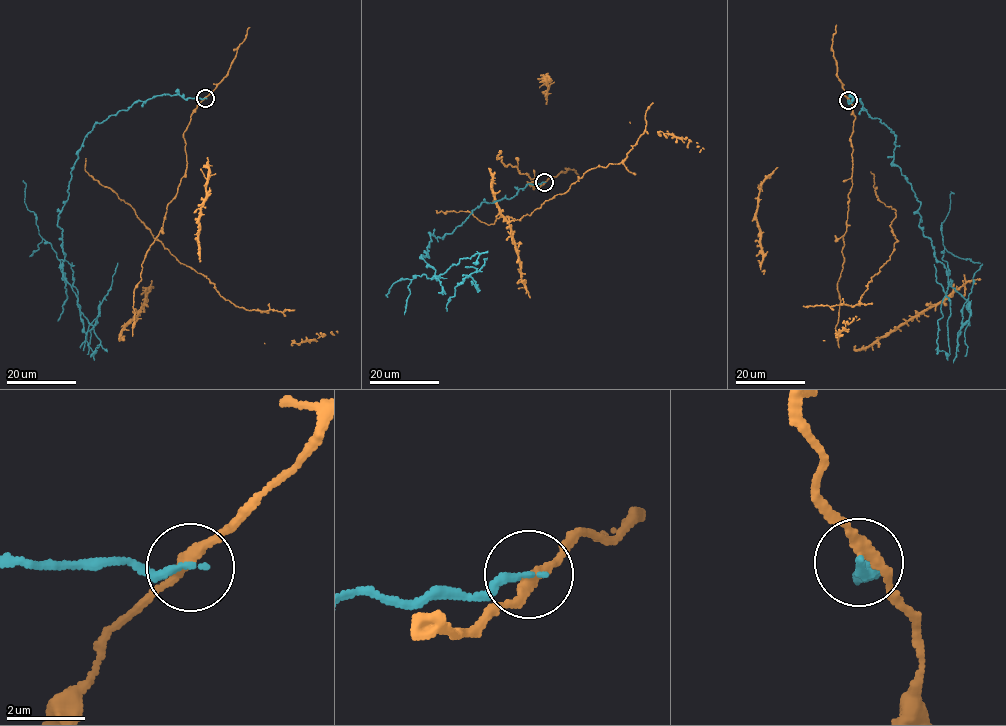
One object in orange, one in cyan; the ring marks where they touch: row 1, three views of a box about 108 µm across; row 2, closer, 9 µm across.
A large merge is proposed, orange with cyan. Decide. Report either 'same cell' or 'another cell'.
another cell

